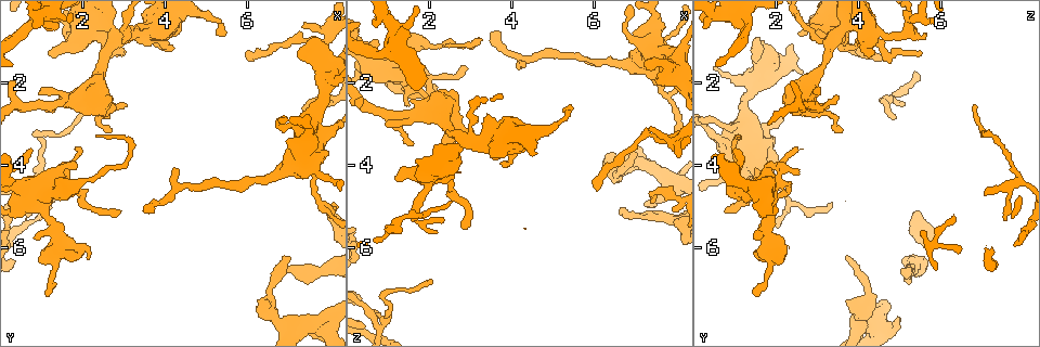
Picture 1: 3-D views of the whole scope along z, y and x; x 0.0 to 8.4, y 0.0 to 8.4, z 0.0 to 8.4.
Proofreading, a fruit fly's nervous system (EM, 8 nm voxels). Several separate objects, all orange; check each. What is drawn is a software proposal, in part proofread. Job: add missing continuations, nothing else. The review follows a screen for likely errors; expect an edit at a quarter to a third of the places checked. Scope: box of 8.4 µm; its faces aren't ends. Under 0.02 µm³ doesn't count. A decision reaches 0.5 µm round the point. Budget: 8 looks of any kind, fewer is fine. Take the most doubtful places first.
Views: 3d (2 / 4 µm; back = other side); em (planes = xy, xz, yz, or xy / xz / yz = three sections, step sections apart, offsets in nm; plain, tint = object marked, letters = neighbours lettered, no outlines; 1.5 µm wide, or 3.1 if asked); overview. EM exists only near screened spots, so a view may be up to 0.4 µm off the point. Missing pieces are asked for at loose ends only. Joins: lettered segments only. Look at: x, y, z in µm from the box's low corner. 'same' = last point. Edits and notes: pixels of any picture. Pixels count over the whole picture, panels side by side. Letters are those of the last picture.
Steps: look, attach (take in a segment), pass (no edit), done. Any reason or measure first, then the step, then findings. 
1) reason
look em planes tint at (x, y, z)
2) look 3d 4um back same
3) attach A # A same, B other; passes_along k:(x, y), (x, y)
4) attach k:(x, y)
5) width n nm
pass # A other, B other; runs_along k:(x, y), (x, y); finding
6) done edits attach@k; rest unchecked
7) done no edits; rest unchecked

free end
look 3d 4um at (7.00, 6.20, 3.70)

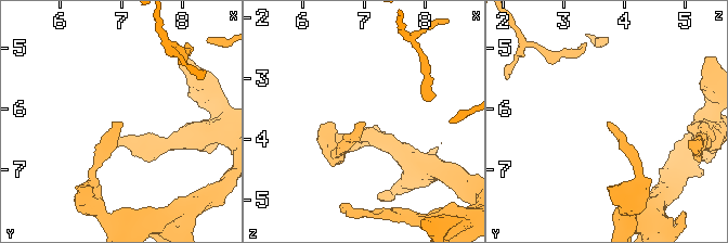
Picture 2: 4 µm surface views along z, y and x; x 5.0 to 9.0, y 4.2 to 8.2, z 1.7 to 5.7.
shape alone is not enough
look em xy step 4 letters at (7.00, 6.20, 3.70)

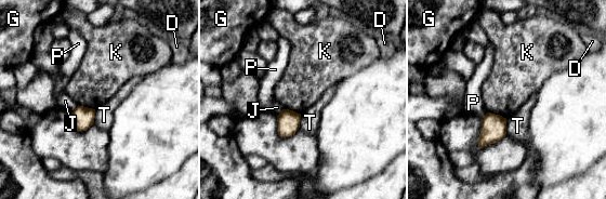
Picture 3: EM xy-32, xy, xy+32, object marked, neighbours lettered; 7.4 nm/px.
look em planes letters same

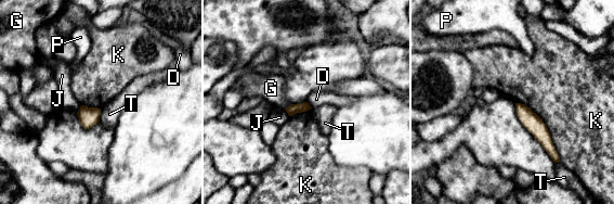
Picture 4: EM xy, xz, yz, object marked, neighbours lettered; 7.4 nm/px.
pass # D other, G other, J other, K other, P other, T other; border 4:(515, 102), (541, 119), (560, 161); none of them fits

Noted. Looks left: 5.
tapers out
look 3d 2um at (0.60, 5.30, 7.60)

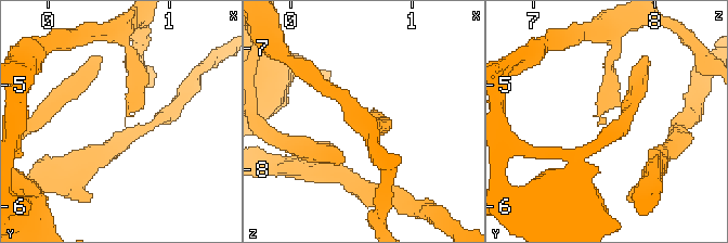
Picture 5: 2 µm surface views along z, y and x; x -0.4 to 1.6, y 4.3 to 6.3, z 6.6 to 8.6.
look em xz step 8 letters at (0.64, 5.28, 7.56)

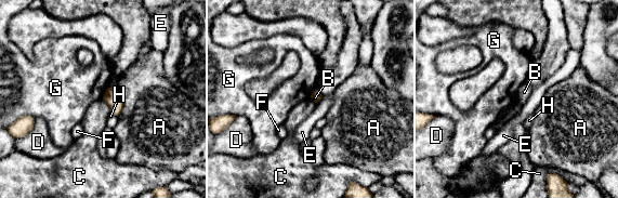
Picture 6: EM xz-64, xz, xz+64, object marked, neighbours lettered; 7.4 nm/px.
another direction
look em planes letters same

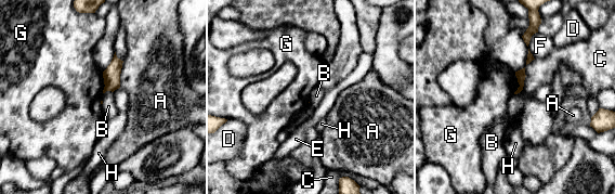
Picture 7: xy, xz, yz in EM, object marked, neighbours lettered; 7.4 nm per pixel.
longest_contact A 200 nm
attach 7:(108, 106) # A other, B same, C other, D other, E other, F other, G other, H other; it goes on there

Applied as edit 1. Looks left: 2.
look overview

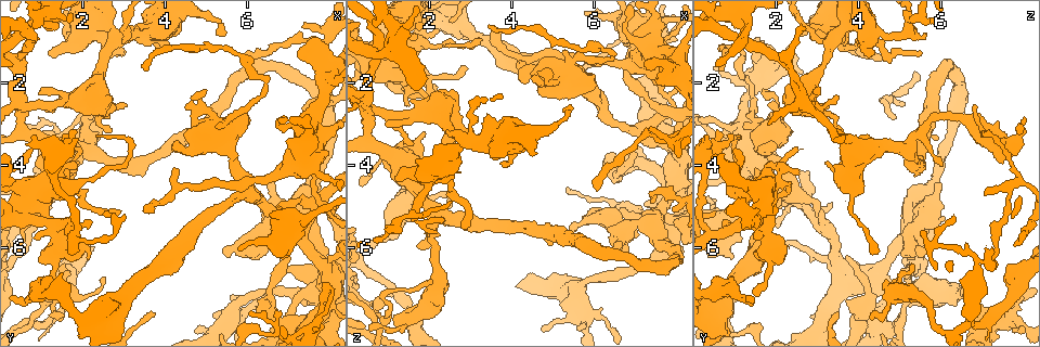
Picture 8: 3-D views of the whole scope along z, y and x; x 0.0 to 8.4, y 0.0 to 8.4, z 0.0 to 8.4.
an open end
look em planes letters at (3.60, 5.10, 0.80)

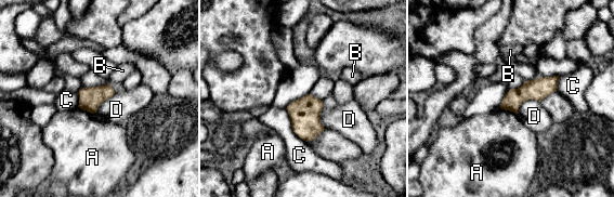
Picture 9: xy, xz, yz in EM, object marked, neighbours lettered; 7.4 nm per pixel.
width 140 nm; longest_contact C 300 nm
pass # A other, B other, C other, D other; none of them fits

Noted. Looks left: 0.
done edits attach@7; rest unchecked

